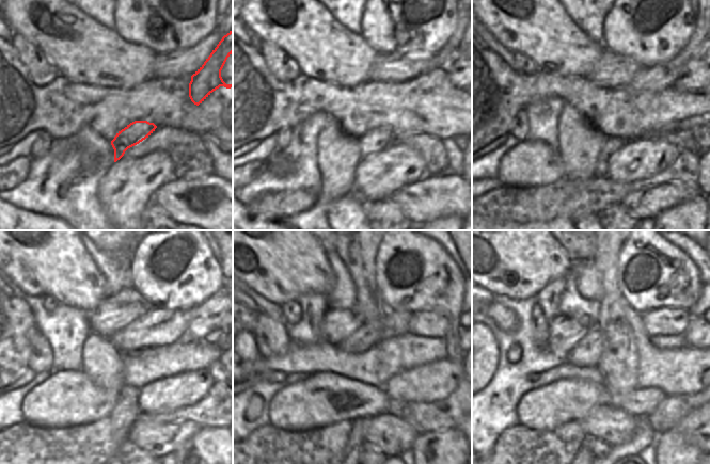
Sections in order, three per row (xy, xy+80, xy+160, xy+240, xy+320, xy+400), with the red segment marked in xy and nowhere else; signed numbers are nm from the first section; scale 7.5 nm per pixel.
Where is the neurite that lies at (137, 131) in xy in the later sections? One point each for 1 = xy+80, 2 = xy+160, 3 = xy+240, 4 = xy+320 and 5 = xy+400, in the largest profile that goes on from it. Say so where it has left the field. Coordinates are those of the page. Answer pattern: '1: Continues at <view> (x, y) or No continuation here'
1: Continues at xy+80 (374, 141)
2: Continues at xy+160 (612, 145)
3: Continues at xy+240 (126, 410)
4: Continues at xy+320 (354, 442)
5: Continues at xy+400 (581, 447)

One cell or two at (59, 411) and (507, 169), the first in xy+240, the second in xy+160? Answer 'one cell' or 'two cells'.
one cell

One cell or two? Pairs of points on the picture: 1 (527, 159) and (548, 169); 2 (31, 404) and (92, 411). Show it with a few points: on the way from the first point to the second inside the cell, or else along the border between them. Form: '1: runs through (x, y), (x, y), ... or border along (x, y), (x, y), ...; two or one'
1: runs through (533, 163), (542, 165); one
2: runs through (46, 404), (77, 404); one

